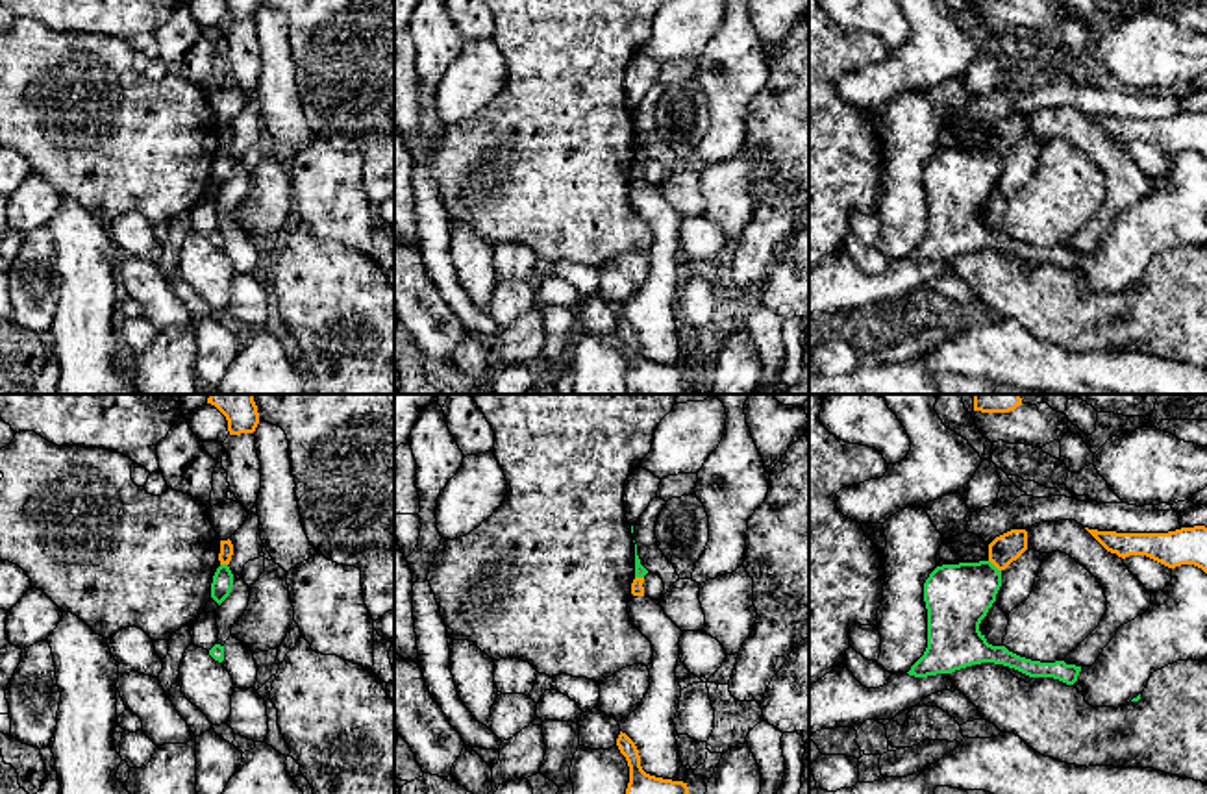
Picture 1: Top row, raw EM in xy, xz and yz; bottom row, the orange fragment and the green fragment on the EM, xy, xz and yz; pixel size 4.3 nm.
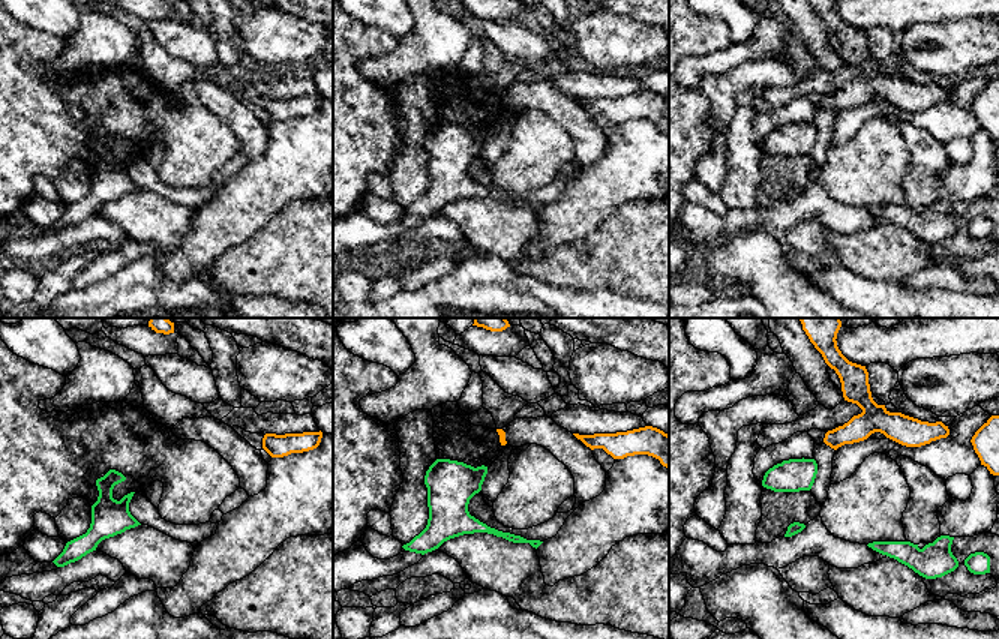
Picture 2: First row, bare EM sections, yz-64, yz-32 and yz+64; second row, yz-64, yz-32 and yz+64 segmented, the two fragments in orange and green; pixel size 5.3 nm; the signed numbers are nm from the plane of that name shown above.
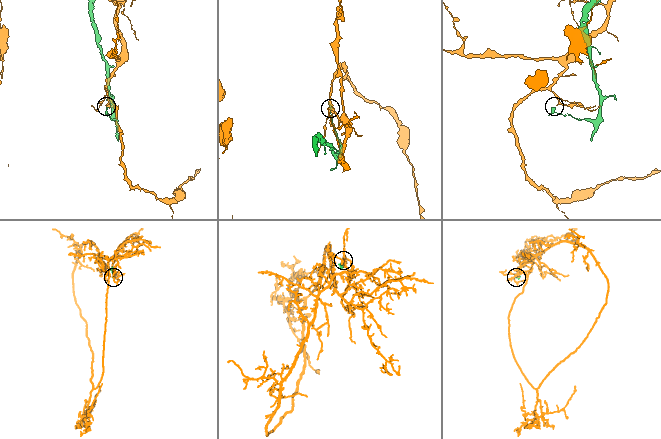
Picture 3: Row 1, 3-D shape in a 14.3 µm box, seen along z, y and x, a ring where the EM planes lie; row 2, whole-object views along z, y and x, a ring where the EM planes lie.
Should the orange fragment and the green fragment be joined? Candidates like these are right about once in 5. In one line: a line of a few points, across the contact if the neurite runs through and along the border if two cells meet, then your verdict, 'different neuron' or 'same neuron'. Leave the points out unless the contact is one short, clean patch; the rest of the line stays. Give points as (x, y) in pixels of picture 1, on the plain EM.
line yz (989, 145), (1000, 156); different neuron

